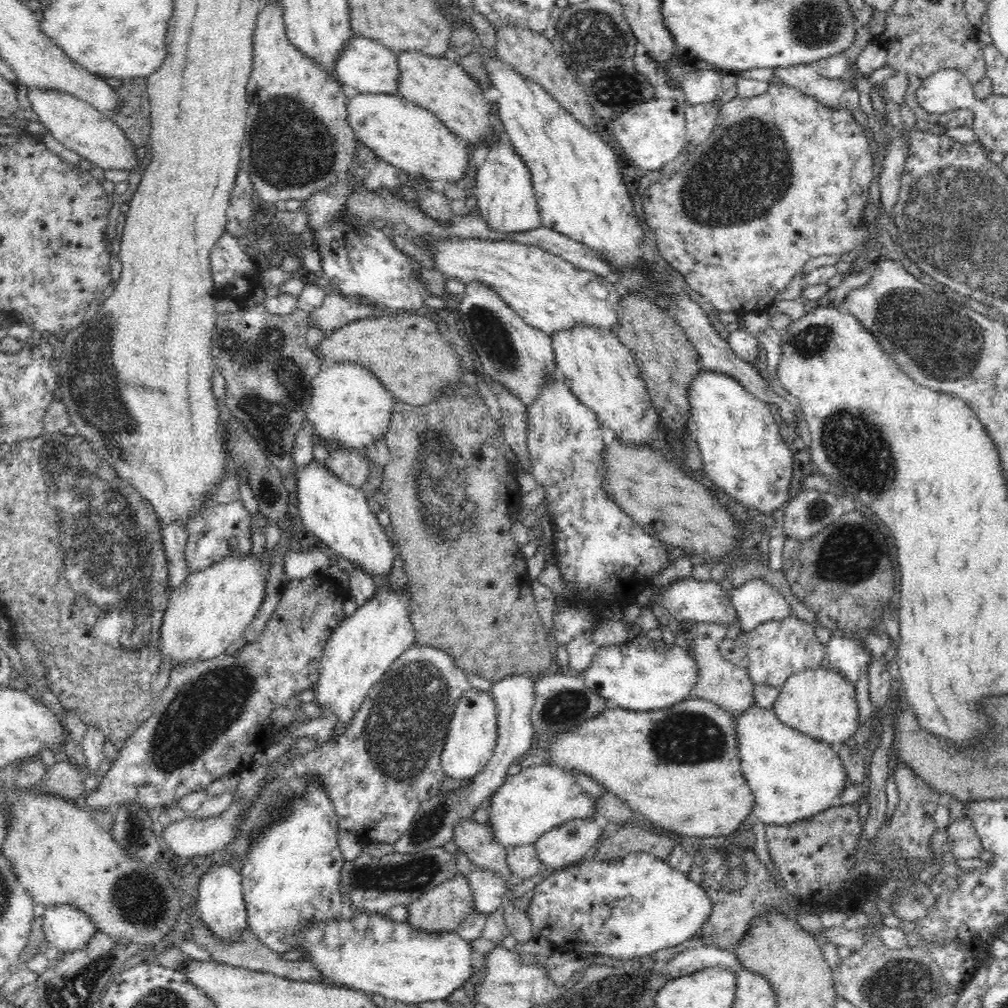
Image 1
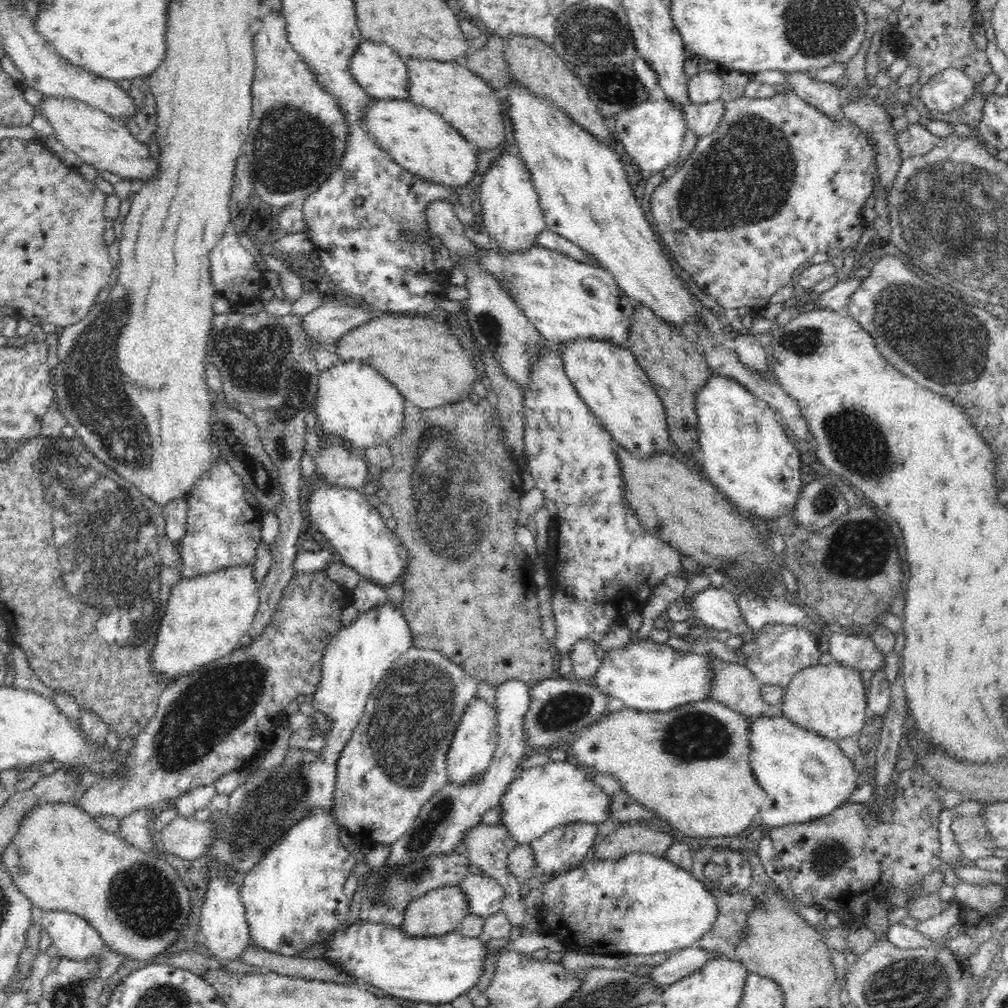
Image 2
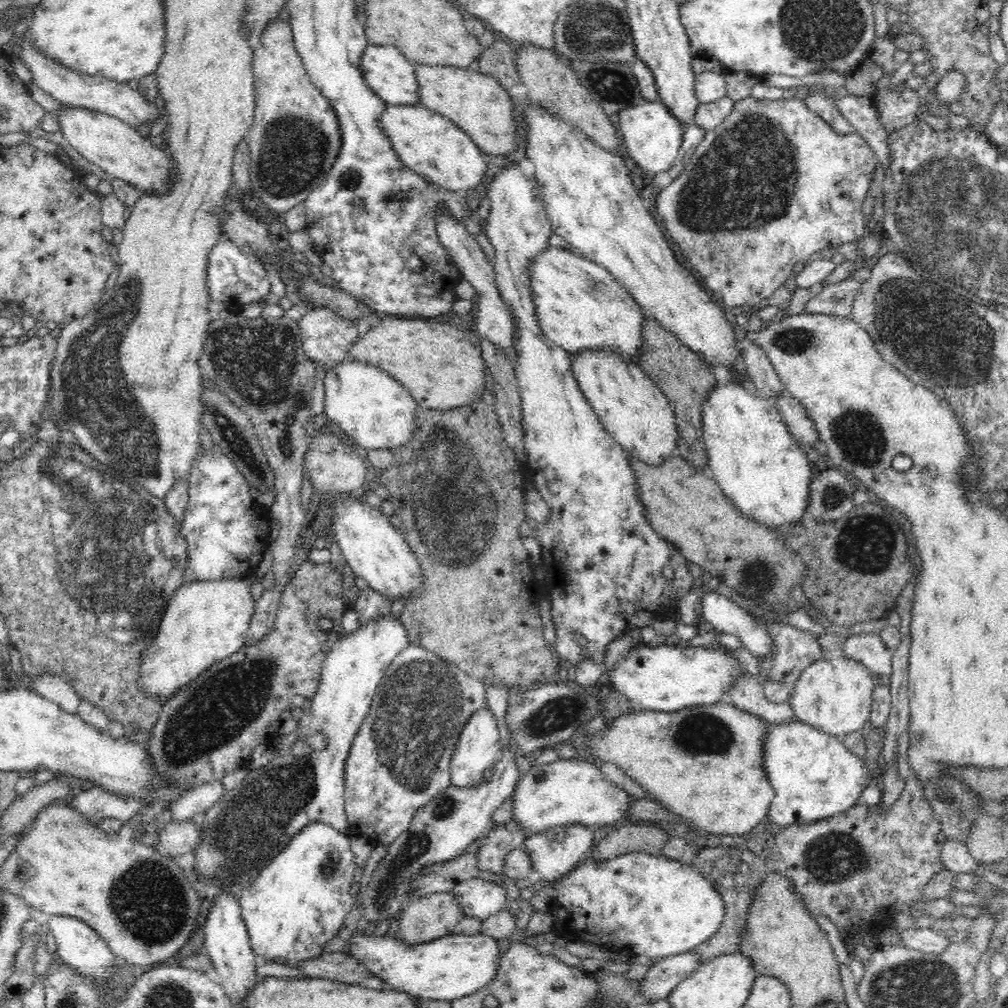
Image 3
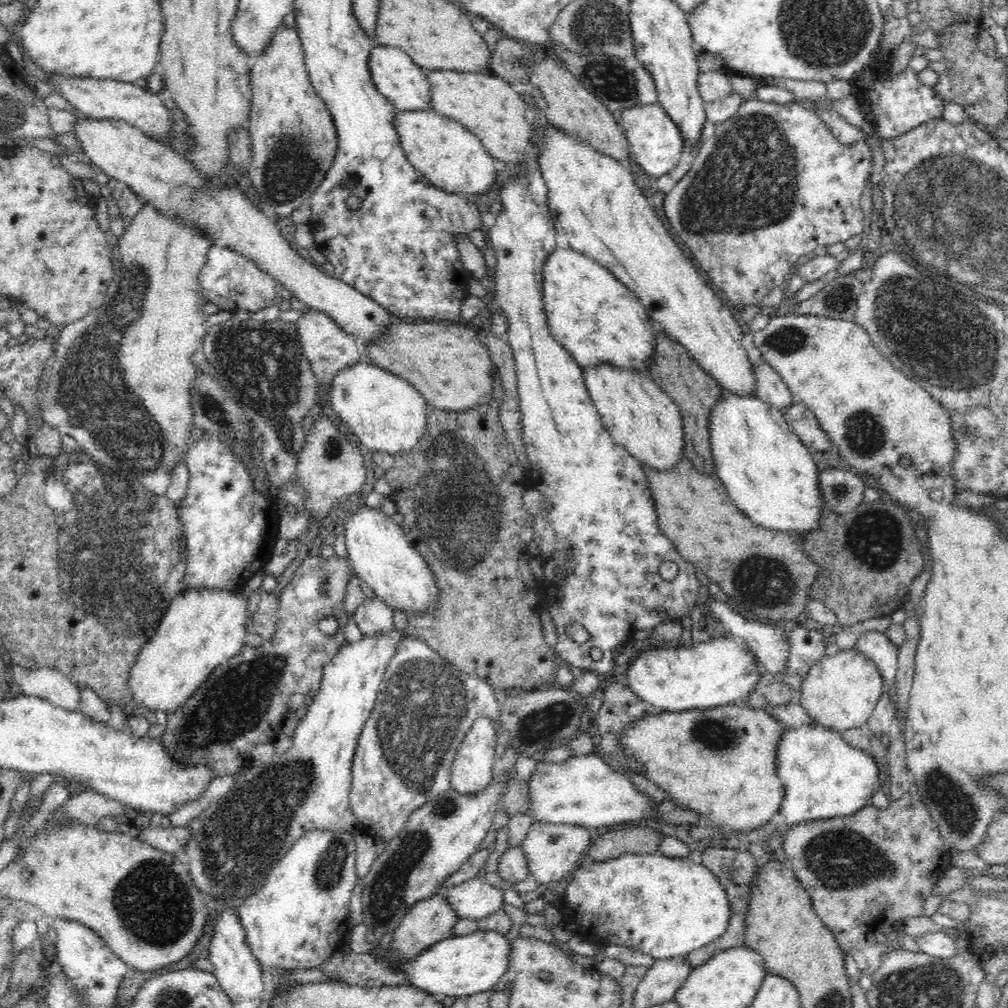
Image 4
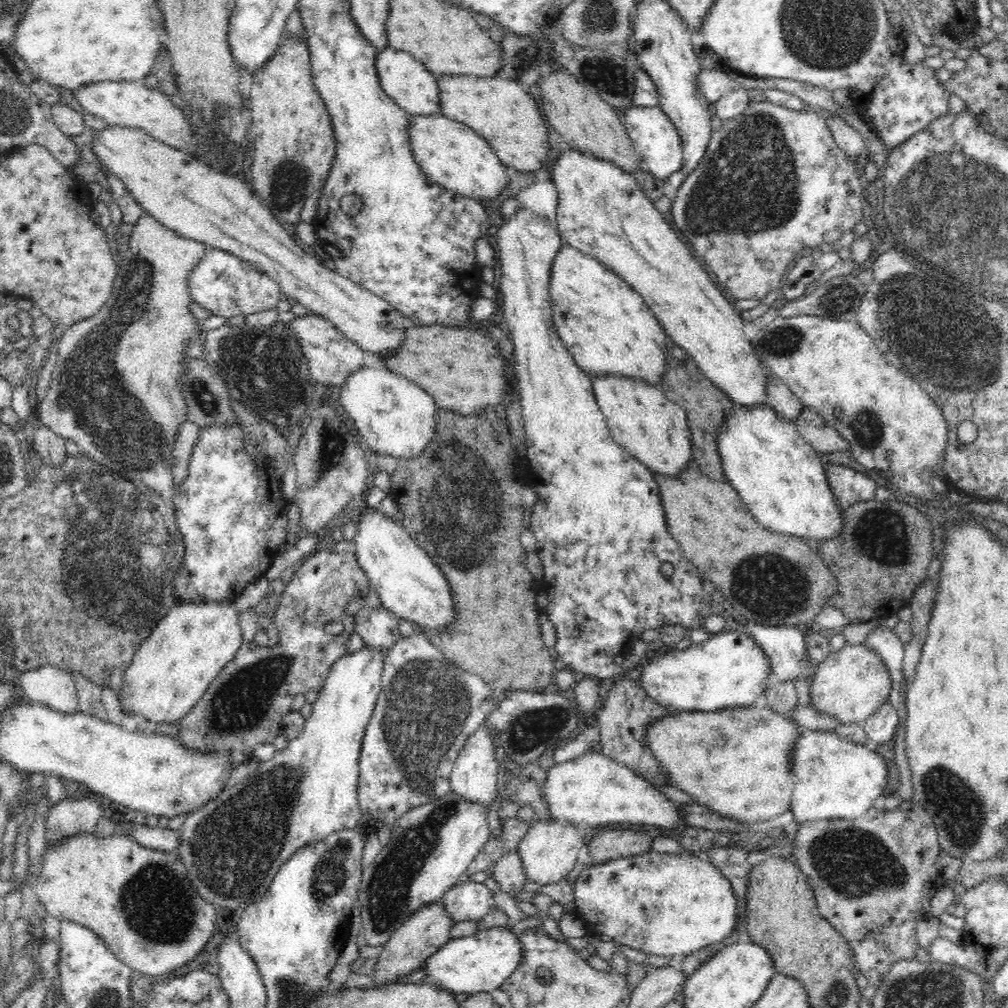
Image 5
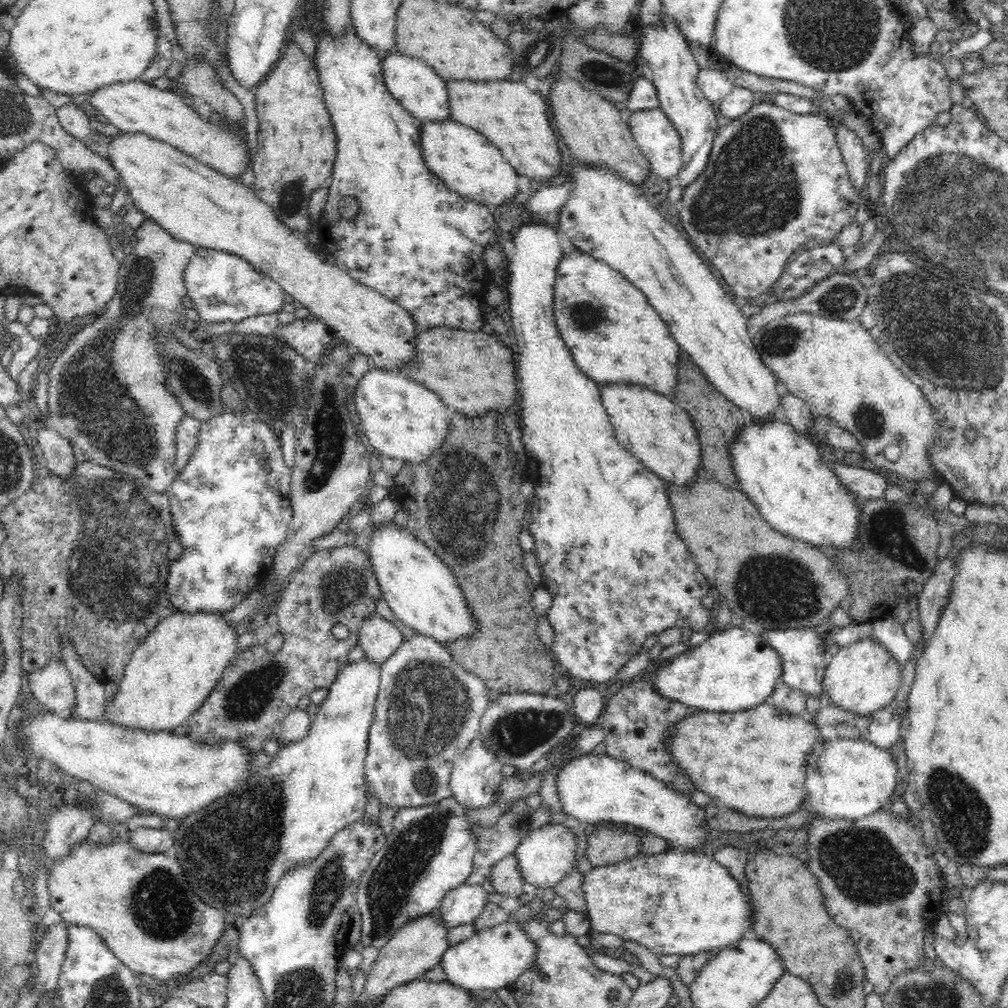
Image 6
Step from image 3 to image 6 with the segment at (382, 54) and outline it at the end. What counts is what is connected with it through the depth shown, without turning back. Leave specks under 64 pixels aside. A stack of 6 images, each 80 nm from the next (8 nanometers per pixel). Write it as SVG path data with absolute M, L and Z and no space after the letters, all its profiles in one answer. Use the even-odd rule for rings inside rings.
M390 50L390 54L383 58L382 62L383 80L394 96L394 99L404 107L410 114L420 121L445 121L450 119L450 97L447 95L447 84L435 70L424 61Z

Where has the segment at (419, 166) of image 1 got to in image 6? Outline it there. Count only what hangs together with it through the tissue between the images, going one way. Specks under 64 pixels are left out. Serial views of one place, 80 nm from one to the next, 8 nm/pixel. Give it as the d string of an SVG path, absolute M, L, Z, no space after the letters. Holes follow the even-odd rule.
M421 121L421 149L426 166L432 174L452 191L464 198L482 203L494 209L498 205L514 200L518 192L516 169L503 154L479 132L462 123L445 121Z

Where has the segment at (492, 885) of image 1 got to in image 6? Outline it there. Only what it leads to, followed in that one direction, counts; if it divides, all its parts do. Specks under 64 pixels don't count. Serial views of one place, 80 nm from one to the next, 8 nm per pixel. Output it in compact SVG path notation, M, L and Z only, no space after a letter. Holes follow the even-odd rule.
M464 883L449 890L438 908L438 914L445 922L446 929L474 923L486 908L486 896L488 893L479 884Z

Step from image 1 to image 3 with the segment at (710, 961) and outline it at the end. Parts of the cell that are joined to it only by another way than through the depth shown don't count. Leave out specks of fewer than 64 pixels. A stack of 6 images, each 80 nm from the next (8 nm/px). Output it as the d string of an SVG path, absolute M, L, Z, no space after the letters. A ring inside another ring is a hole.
M694 950L657 959L640 982L640 1001L666 999L679 981L688 978L700 965L700 955Z

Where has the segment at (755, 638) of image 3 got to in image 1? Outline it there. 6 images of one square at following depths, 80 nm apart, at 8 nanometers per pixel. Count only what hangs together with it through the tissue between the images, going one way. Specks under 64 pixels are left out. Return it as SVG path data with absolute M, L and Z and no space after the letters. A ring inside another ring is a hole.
M686 578L686 580L676 580L672 584L668 584L666 588L659 591L661 598L659 604L668 609L673 619L678 621L694 620L694 622L705 623L726 623L731 626L739 620L736 617L737 611L731 603L730 593L722 590L721 586L712 579L708 582L701 582L696 578Z

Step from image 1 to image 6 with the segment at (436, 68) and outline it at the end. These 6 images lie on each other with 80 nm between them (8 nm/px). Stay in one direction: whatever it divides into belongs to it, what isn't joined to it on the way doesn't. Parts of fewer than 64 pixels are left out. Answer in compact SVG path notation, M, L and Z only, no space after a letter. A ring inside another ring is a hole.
M450 79L445 83L450 97L449 118L483 134L519 175L542 184L551 176L560 174L562 157L551 125L550 107L537 91L531 91L522 81L508 79Z

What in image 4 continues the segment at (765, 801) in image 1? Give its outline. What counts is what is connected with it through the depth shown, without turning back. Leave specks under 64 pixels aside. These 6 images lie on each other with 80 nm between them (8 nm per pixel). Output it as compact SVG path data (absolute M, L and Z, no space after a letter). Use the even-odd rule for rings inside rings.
M820 725L785 729L778 743L775 763L778 779L786 791L779 814L788 826L852 816L869 804L870 796L881 786L878 766L868 750L850 747L840 732Z

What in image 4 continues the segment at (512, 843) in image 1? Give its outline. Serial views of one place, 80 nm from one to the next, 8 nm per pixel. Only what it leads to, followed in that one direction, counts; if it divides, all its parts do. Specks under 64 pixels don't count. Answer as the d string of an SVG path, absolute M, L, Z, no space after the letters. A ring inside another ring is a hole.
M599 751L587 755L576 755L566 760L552 763L540 761L536 763L535 770L528 780L528 799L530 808L526 815L534 817L536 823L554 825L579 825L586 829L597 829L602 826L622 824L630 821L655 820L655 802L642 792L639 792L634 783L623 775L622 772L614 771L608 763L602 759Z

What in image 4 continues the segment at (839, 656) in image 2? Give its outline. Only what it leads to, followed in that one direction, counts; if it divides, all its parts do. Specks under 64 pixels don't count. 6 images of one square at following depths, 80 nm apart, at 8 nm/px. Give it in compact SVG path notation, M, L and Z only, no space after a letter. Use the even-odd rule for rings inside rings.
M866 631L853 646L860 654L870 659L880 671L882 678L890 683L890 699L895 704L895 676L898 668L899 646L890 642L884 632Z

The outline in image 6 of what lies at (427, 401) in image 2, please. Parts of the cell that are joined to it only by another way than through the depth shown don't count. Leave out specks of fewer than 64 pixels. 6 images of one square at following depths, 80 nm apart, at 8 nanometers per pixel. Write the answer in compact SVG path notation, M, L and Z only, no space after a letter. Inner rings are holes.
M440 326L416 334L416 353L410 364L399 368L399 373L435 392L451 411L482 417L488 411L506 409L516 402L518 374L516 349L508 347L496 335L484 331L468 331Z

